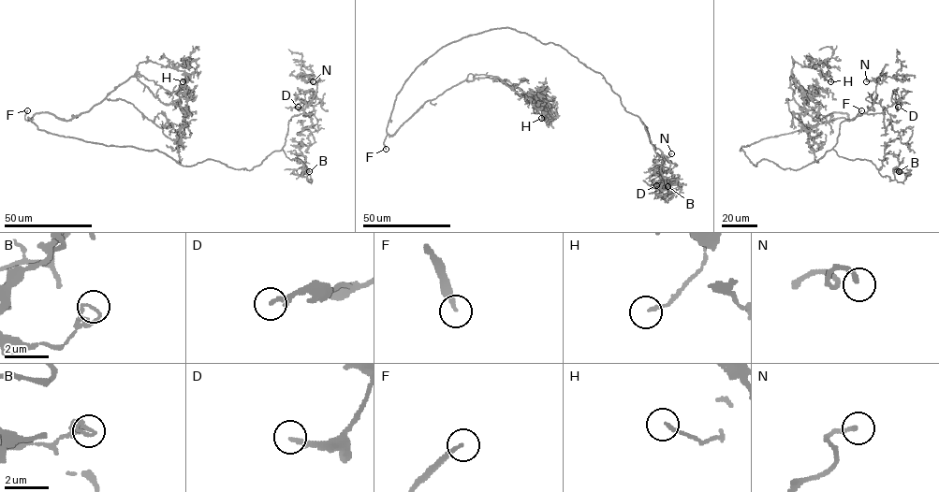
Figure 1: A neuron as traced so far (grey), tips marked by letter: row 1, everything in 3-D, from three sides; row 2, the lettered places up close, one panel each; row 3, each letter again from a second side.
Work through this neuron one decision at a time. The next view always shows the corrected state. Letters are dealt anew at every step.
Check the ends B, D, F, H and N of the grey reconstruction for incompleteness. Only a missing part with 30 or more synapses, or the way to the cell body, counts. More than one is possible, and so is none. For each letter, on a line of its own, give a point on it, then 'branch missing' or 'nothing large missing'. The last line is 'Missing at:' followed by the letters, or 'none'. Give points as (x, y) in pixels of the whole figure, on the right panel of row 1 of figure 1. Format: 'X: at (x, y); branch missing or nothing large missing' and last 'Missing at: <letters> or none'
B: at (899, 171); nothing large missing
D: at (898, 107); nothing large missing
F: at (861, 110); branch missing
H: at (830, 81); nothing large missing
N: at (866, 81); nothing large missing
Missing at: F

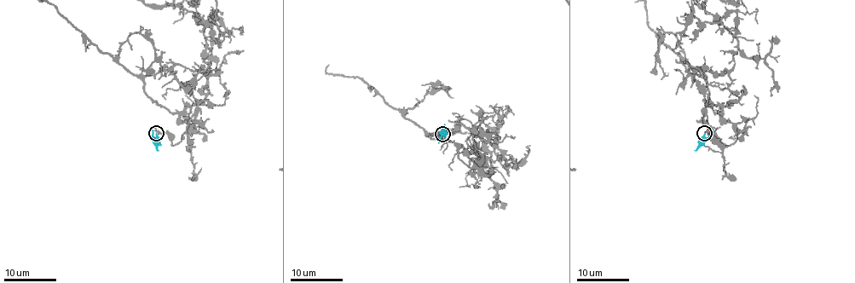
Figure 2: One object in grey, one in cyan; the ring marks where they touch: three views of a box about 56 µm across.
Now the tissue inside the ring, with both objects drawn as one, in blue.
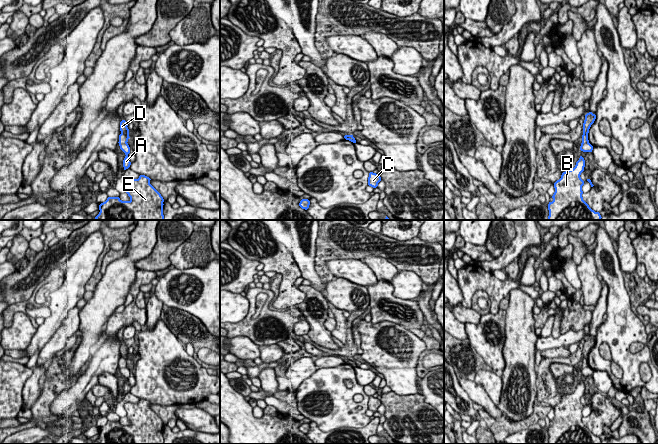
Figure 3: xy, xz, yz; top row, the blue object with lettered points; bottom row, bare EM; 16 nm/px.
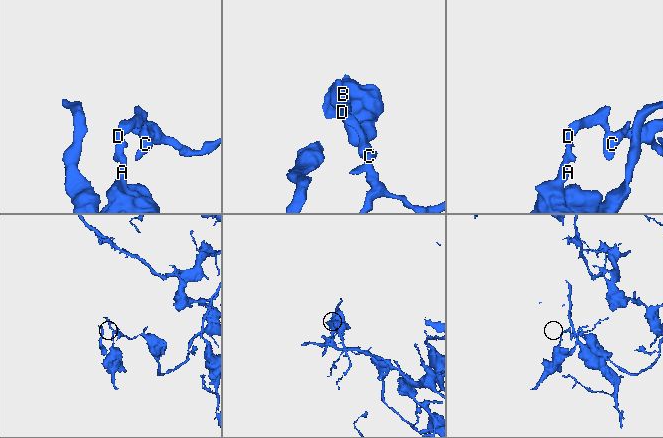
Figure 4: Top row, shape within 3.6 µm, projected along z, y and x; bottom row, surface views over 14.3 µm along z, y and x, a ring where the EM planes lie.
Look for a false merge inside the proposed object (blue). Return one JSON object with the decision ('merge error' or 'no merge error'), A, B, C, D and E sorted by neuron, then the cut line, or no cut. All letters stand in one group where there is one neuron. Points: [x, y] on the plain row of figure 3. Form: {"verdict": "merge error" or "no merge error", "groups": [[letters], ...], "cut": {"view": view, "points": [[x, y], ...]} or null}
{"verdict": "merge error", "groups": [["A", "B", "E"], ["C", "D"]], "cut": {"view": "xy", "points": [[121, 356], [128, 362]]}}

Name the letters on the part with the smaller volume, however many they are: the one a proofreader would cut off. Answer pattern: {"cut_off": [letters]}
{"cut_off": ["A", "B", "E"]}

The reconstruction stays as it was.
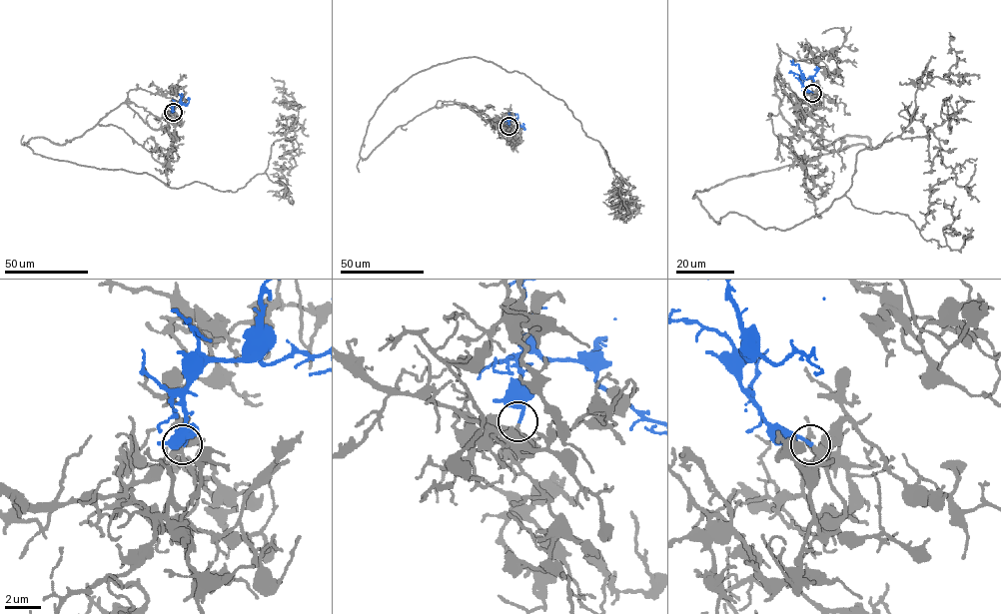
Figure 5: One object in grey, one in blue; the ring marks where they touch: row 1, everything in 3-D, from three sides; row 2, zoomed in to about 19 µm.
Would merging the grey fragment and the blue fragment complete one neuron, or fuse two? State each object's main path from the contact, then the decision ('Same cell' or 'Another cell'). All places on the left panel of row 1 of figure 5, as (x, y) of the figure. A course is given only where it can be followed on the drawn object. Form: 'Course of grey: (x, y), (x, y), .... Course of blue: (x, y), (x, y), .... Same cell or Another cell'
Course of grey: (173, 112), (126, 101), (63, 145), (24, 142), (171, 188), (235, 192), (264, 173), (298, 116), (271, 77). Course of blue: (173, 112), (176, 105), (189, 102), (188, 97). Same cell

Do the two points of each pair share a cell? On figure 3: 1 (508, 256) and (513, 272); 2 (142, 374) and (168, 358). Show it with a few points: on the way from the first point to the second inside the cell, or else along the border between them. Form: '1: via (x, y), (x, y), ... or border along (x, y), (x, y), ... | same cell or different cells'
1: border along (515, 259), (504, 270) | different cells
2: via (148, 374), (152, 374), (162, 364) | same cell

